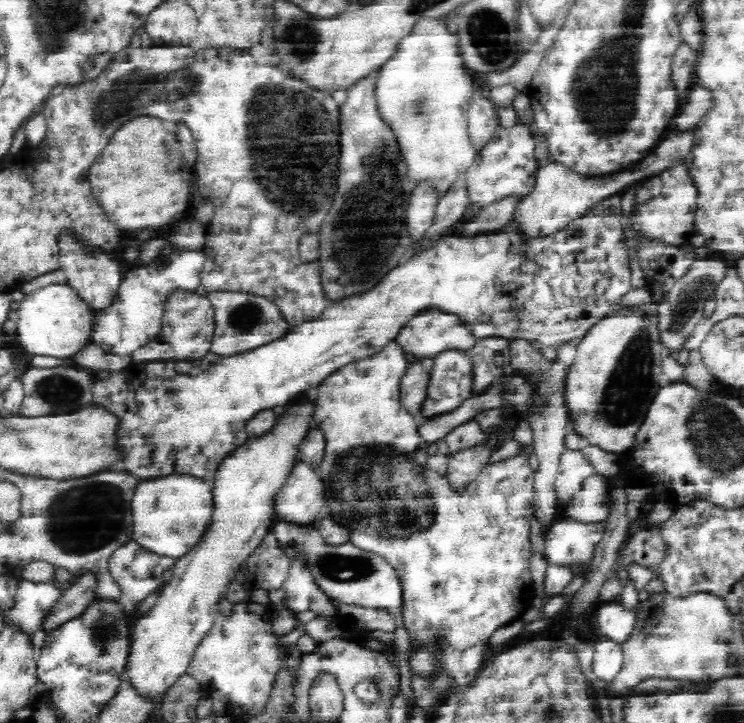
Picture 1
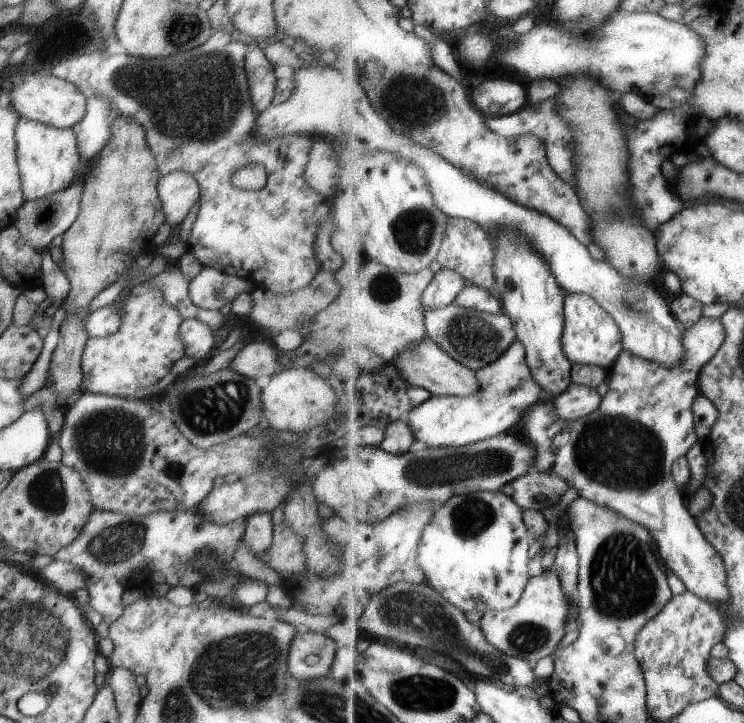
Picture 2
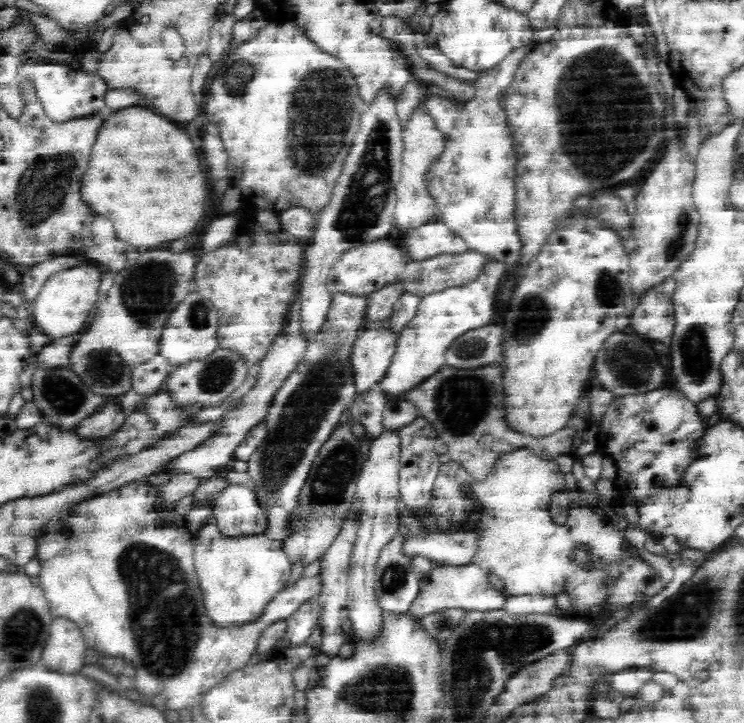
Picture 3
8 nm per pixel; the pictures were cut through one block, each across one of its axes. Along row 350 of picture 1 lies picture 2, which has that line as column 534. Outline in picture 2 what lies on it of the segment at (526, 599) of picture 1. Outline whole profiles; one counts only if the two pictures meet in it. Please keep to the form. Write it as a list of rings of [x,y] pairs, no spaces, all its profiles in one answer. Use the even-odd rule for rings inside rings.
[[[519,339],[495,362],[476,371],[479,390],[469,396],[433,395],[410,413],[403,415],[416,439],[429,447],[463,446],[496,434],[513,431],[526,409],[543,401],[544,388],[536,381],[526,357],[526,346]]]

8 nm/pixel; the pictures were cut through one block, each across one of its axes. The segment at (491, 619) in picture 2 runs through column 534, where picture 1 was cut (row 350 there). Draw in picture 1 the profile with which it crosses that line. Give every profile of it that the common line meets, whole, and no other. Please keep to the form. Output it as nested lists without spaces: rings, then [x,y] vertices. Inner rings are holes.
[[[617,307],[592,324],[576,345],[575,358],[564,378],[570,421],[584,444],[620,455],[632,448],[635,430],[655,392],[669,382],[660,366],[665,350],[660,344],[657,311]]]

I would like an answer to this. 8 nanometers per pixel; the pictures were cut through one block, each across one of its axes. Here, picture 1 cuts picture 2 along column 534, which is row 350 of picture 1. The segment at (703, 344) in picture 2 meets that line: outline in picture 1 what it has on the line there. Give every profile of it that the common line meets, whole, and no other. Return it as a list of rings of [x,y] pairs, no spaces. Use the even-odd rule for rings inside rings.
[[[430,309],[424,313],[414,315],[406,324],[399,330],[395,341],[404,349],[419,358],[433,358],[439,352],[458,349],[467,351],[474,346],[476,339],[473,334],[463,325],[457,316],[454,314],[446,314],[436,309]]]

